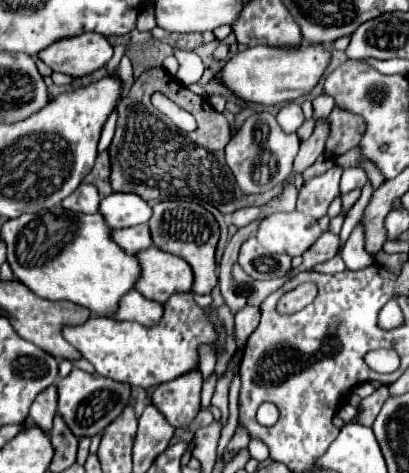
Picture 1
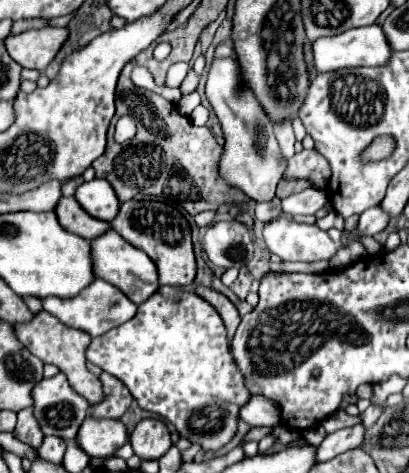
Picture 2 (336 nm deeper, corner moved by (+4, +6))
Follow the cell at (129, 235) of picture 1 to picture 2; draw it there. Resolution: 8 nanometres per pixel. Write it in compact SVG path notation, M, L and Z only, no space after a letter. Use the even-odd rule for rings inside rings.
M60 198L54 212L56 212L56 218L62 228L66 228L68 232L74 232L76 236L86 238L86 240L92 240L92 238L100 236L100 232L110 230L108 222L88 216L88 212L84 212L80 208L76 198Z

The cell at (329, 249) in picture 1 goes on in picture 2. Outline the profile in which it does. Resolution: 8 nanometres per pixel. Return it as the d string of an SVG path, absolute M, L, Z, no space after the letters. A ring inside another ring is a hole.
M380 206L368 208L360 216L356 232L350 232L350 240L358 238L358 236L376 236L378 232L382 232L388 226L388 222L390 222L390 216Z

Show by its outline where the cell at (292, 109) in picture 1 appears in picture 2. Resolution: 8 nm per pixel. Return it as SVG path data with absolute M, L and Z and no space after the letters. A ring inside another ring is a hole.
M278 124L274 128L276 140L280 144L280 150L284 154L284 158L290 158L294 154L294 132L292 132L292 124Z

